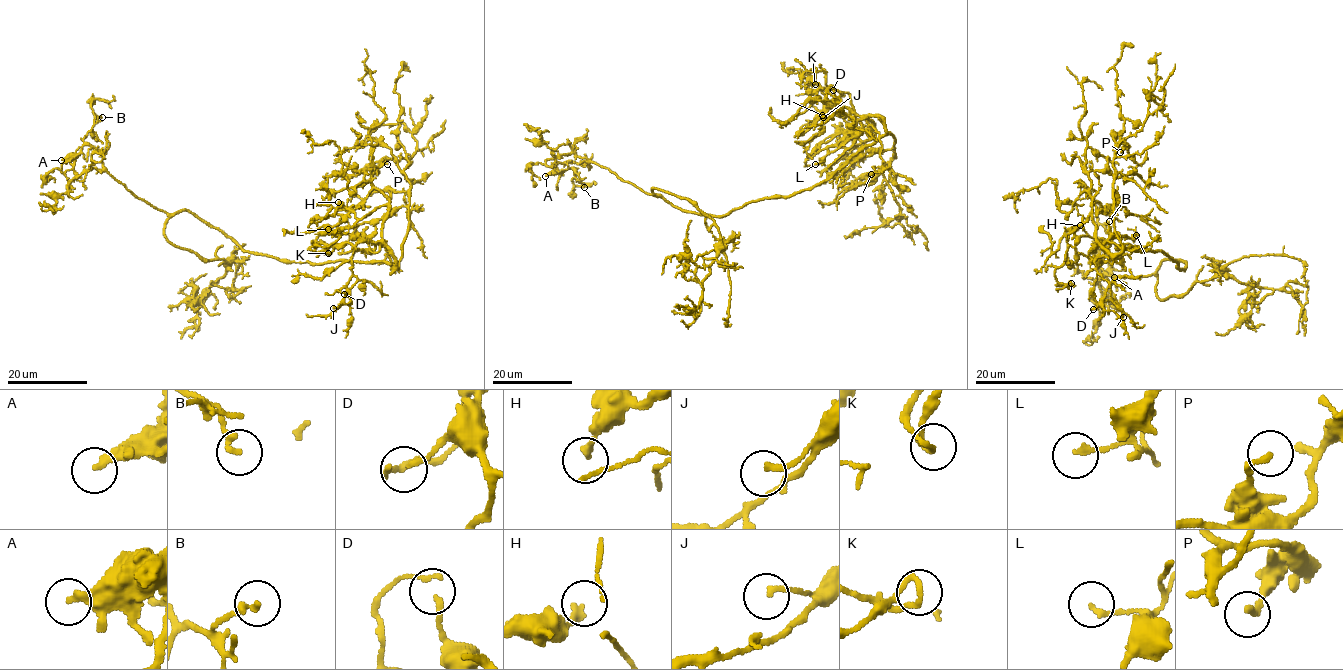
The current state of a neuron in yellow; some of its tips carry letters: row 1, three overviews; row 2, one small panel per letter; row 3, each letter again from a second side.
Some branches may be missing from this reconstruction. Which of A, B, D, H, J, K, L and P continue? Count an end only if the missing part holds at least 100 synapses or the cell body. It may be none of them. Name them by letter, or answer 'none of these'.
none of these

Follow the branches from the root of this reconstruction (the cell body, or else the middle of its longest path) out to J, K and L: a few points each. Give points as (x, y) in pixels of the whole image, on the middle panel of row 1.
J: (764, 198), (811, 189), (879, 135), (846, 107), (839, 108), (845, 114), (838, 111), (823, 117)
K: (764, 198), (811, 189), (879, 135), (822, 71), (815, 84)
L: (764, 198), (794, 195), (828, 180), (872, 145), (879, 132), (866, 118), (858, 121), (849, 139), (815, 164)

